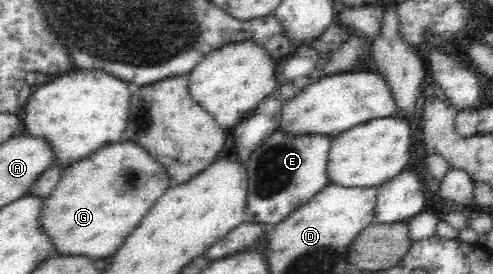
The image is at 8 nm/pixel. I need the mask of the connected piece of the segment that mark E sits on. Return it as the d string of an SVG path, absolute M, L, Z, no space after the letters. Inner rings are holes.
M278 128L247 162L247 203L244 221L273 226L310 201L329 185L326 175L331 138L326 135L289 135Z

